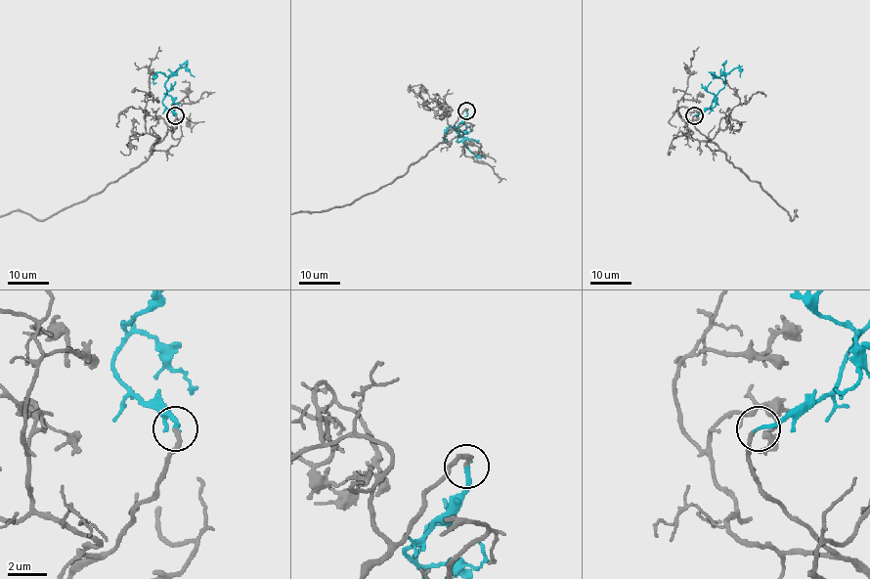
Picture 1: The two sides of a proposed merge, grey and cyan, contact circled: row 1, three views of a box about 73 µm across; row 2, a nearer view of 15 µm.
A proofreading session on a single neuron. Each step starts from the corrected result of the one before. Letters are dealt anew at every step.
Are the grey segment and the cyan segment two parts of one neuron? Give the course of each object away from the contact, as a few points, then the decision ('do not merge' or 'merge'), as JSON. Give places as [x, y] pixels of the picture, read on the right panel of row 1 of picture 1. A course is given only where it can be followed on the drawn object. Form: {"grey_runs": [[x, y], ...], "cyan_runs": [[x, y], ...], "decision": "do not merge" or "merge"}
{"cyan_runs": [[694, 114], [701, 113], [712, 105], [715, 95], [724, 86], [722, 75], [716, 76], [711, 71], [725, 83]], "decision": "merge"}

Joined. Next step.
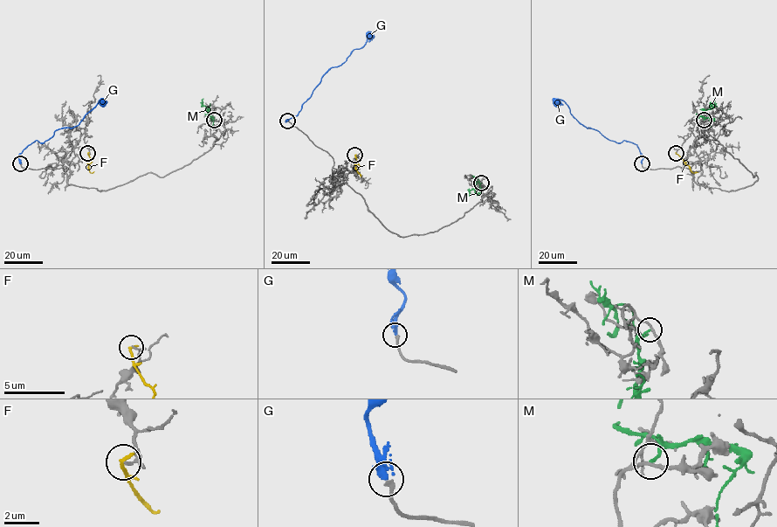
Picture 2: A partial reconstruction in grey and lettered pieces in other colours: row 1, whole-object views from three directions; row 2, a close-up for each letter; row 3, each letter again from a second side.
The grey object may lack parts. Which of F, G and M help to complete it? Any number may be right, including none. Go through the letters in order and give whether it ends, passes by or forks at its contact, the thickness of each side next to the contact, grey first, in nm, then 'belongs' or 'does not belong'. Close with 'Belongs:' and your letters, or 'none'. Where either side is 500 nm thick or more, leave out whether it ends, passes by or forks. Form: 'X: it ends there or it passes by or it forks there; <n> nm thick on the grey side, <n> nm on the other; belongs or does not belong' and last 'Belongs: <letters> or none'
F: it ends there; 200 nm thick on the grey side, 240 nm on the other; does not belong
G: it ends there; 240 nm thick on the grey side, 320 nm on the other; belongs
M: it ends there; 170 nm thick on the grey side, 150 nm on the other; does not belong
Belongs: G

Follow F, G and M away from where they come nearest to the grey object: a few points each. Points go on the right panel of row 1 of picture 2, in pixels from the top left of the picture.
F: (676, 153), (693, 173), (697, 172)
G: (641, 163), (642, 156), (636, 145), (612, 141), (583, 126), (563, 100), (560, 100), (554, 105)
M: (704, 120), (700, 114), (709, 109), (713, 98)

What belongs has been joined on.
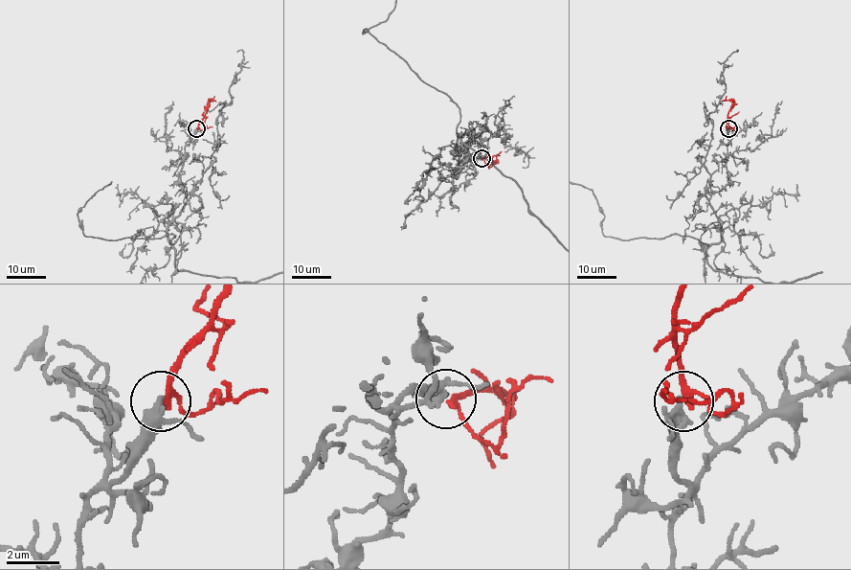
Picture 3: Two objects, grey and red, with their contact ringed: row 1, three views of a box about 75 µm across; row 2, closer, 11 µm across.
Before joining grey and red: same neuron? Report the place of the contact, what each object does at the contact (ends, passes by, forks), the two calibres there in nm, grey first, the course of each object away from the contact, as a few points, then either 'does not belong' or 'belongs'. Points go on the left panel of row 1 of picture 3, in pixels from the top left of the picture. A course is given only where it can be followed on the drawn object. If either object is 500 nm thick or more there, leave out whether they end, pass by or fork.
(196, 128) | grey passes by | red passes by | 240/180 nm | red via (197, 127), (211, 100), (216, 102) | belongs

